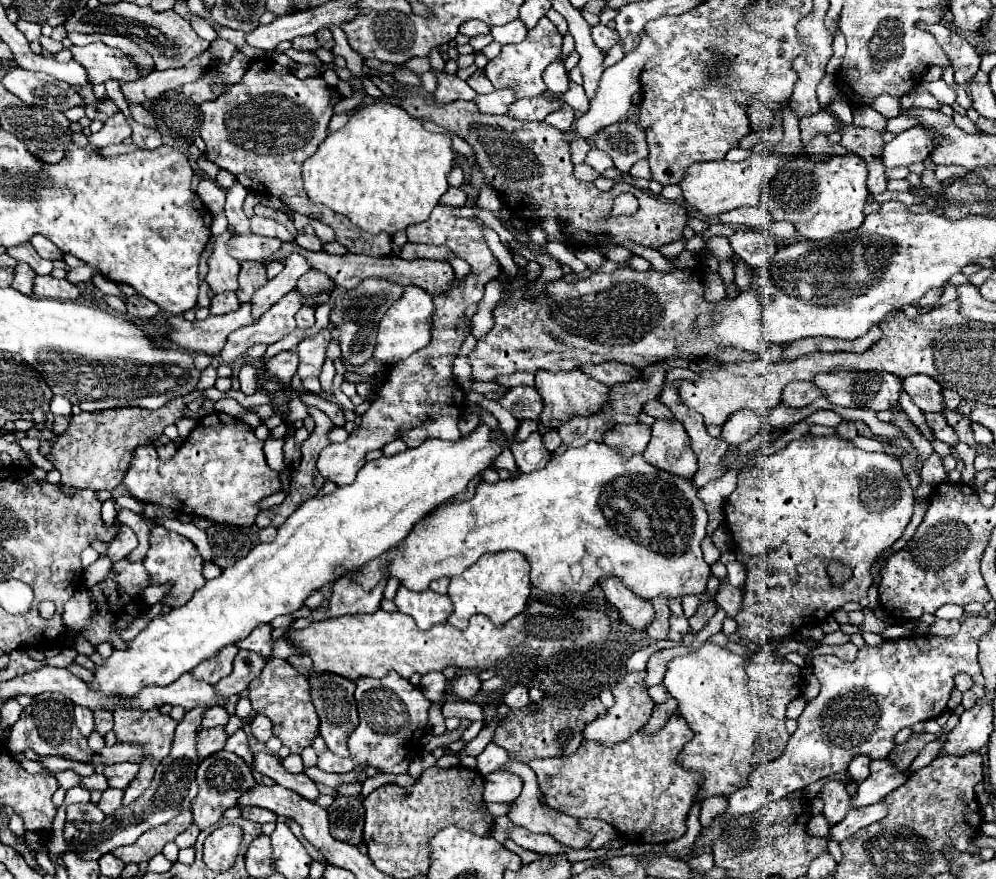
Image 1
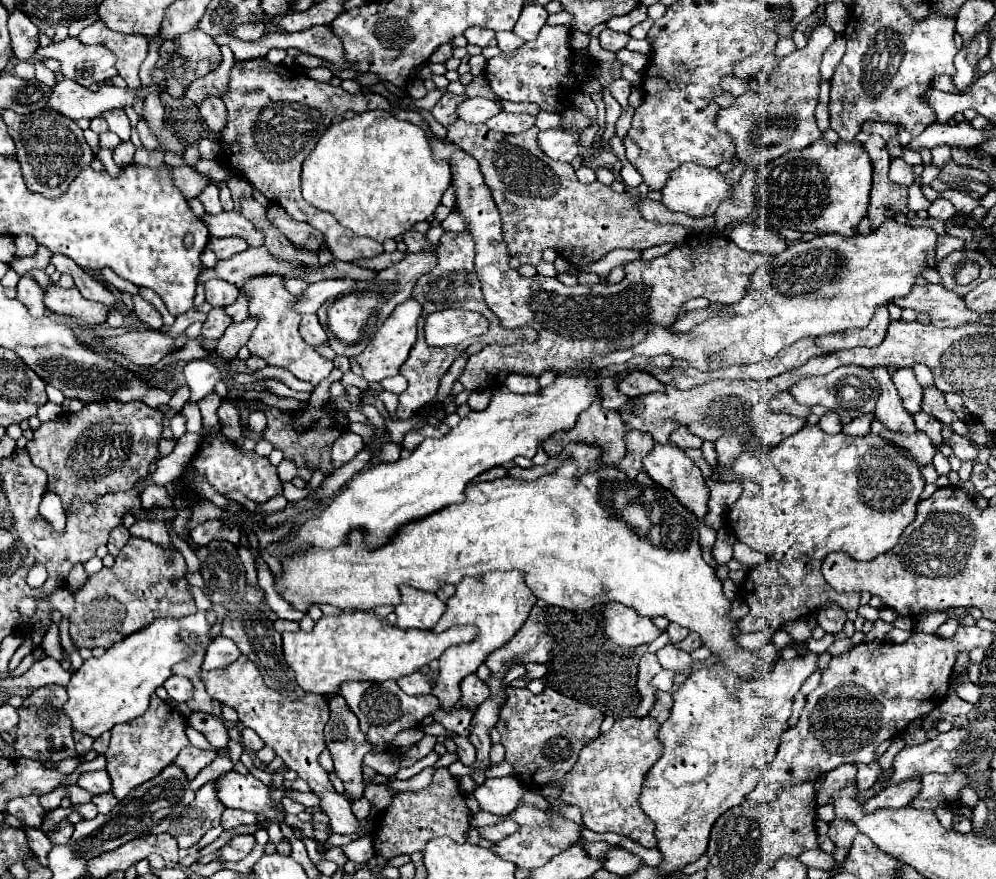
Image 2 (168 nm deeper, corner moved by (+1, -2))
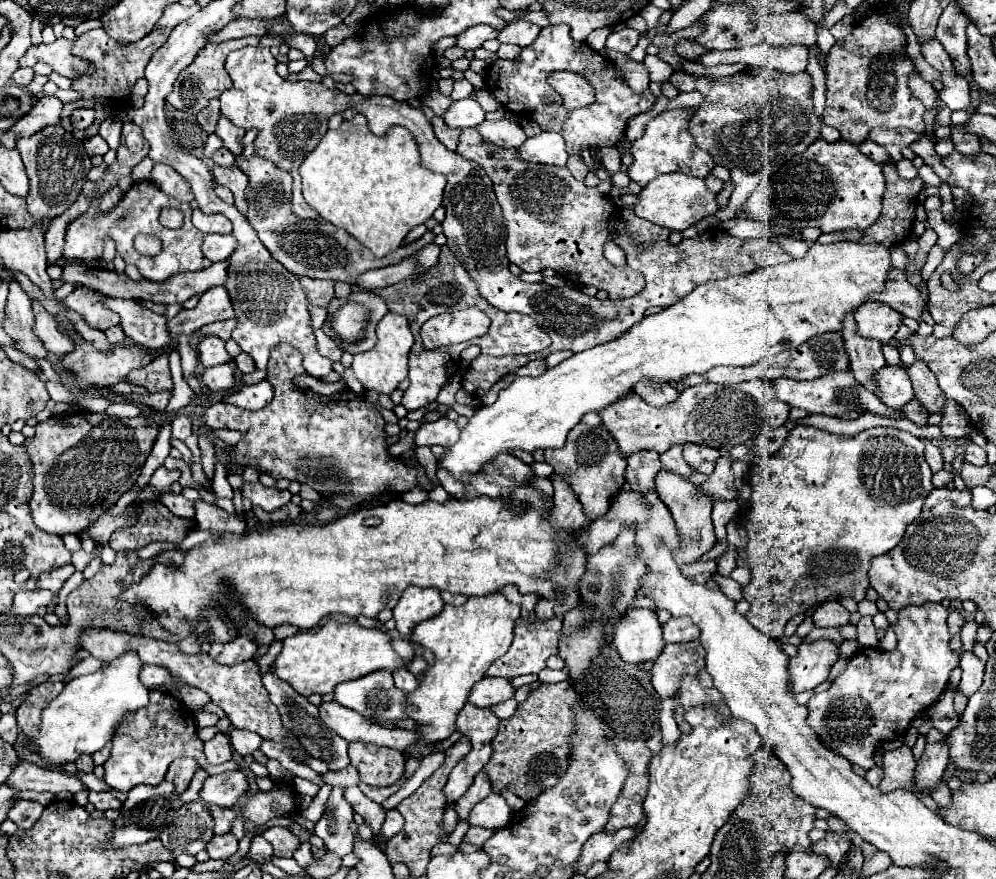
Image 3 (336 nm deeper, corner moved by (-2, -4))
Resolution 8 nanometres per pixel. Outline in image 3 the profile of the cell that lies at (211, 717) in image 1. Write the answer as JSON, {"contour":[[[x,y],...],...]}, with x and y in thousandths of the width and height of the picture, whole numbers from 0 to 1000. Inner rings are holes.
{"contour":[[[217,835],[213,842],[205,844],[205,858],[211,869],[225,869],[233,862],[231,844],[225,835]]]}

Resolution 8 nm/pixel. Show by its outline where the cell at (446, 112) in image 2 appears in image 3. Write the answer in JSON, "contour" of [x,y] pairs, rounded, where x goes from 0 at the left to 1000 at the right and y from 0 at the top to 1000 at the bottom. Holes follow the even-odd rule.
{"contour":[[[436,132],[434,146],[436,146],[438,157],[440,157],[444,164],[448,164],[450,171],[458,171],[458,166],[460,166],[460,157],[462,157],[462,148],[458,148],[458,146],[450,146],[442,132]]]}

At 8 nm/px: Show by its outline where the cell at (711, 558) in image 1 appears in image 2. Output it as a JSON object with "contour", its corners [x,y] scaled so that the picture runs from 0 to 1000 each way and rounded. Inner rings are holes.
{"contour":[[[772,469],[768,480],[760,485],[760,503],[766,507],[778,507],[768,519],[770,535],[760,546],[744,546],[742,548],[718,548],[710,546],[714,557],[712,580],[706,589],[706,596],[716,601],[718,605],[726,598],[728,580],[730,580],[730,596],[738,603],[740,614],[748,617],[752,623],[764,628],[768,637],[750,651],[750,660],[746,667],[746,680],[752,687],[752,699],[742,705],[744,719],[762,719],[766,714],[782,717],[790,708],[802,705],[806,701],[818,699],[828,687],[842,687],[846,694],[860,694],[862,692],[862,676],[838,676],[836,669],[824,655],[824,642],[830,630],[834,628],[850,628],[858,637],[877,637],[883,630],[893,628],[907,603],[919,589],[919,576],[923,571],[923,562],[929,553],[925,544],[923,530],[911,523],[907,516],[899,512],[899,505],[887,501],[885,496],[864,496],[856,498],[850,494],[830,494],[822,485],[808,485],[810,480],[800,473],[792,471],[778,471]],[[792,496],[792,498],[790,498]],[[786,501],[786,503],[784,503]],[[784,503],[784,505],[782,505]],[[778,537],[780,542],[774,544],[772,539]]]}

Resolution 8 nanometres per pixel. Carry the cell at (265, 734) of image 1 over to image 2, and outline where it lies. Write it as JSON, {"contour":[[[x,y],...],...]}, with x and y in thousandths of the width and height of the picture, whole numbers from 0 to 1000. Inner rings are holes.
{"contour":[[[244,828],[242,830],[242,844],[244,844],[244,849],[248,851],[248,853],[254,853],[254,856],[258,856],[258,853],[262,853],[266,846],[262,844],[262,840],[254,833],[254,830],[250,830],[250,828]]]}

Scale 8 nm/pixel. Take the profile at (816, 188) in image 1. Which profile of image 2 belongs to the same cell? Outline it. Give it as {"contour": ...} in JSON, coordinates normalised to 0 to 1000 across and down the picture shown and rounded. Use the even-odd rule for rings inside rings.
{"contour":[[[816,162],[806,171],[792,171],[784,180],[764,189],[760,196],[760,234],[766,253],[790,257],[800,264],[816,264],[816,266],[838,264],[844,268],[858,268],[860,255],[870,243],[872,216],[874,216],[874,184],[862,162],[840,162],[834,166]]]}

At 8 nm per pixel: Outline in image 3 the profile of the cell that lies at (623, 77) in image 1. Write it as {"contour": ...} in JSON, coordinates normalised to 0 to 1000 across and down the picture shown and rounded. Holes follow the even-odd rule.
{"contour":[[[544,150],[536,157],[528,157],[528,162],[520,168],[520,175],[526,184],[554,187],[554,189],[568,189],[570,182],[566,157],[554,150]]]}

